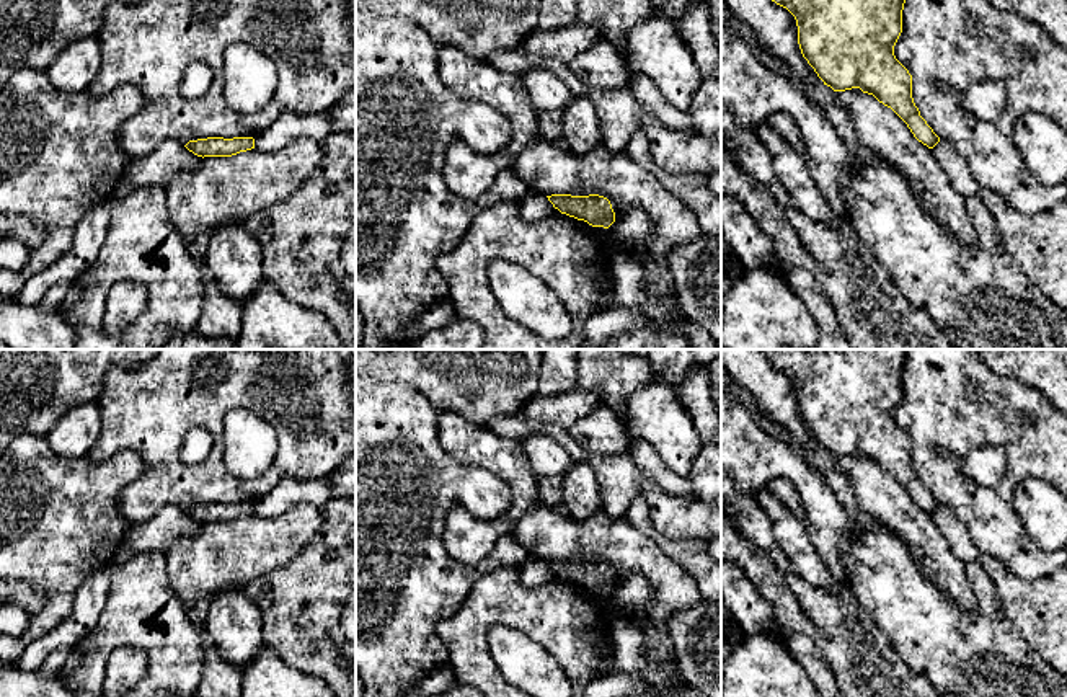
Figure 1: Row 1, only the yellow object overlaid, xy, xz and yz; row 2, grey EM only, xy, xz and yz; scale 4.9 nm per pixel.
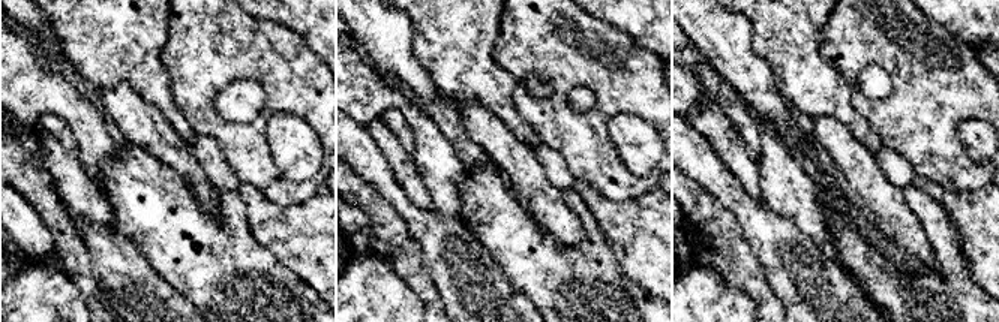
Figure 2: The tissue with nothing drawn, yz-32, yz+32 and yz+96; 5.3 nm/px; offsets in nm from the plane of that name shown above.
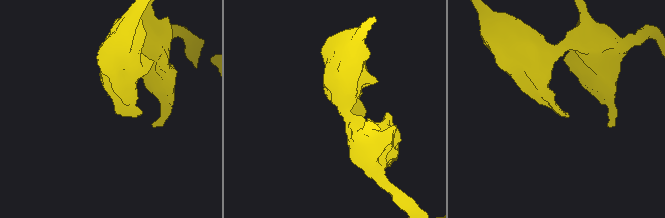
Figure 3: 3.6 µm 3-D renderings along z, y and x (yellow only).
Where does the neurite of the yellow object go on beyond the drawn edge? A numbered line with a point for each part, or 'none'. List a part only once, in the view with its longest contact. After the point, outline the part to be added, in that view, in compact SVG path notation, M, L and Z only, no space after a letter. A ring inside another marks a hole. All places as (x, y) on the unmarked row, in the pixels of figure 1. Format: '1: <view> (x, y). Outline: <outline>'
none

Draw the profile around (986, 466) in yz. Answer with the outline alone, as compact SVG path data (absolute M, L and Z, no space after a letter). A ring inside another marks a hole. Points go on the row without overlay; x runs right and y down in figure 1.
M982 446L963 460L963 475L982 486L994 486L1005 475L1007 455L1000 447Z

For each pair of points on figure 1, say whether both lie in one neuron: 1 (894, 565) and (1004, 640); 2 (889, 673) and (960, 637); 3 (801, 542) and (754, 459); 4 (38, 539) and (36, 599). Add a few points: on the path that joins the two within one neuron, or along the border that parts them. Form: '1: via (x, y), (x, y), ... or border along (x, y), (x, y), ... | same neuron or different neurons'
1: via (920, 593), (953, 625), (958, 625), (976, 640) | same neuron
2: border along (883, 632), (896, 653), (917, 674), (927, 679) | different neurons
3: border along (764, 485), (754, 495) | different neurons
4: border along (17, 581), (44, 591), (30, 617) | different neurons

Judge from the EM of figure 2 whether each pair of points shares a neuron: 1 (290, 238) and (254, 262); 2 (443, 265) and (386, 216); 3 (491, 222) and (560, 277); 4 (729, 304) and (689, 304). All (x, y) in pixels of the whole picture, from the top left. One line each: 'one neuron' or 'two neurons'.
1: two neurons
2: two neurons
3: one neuron
4: one neuron

